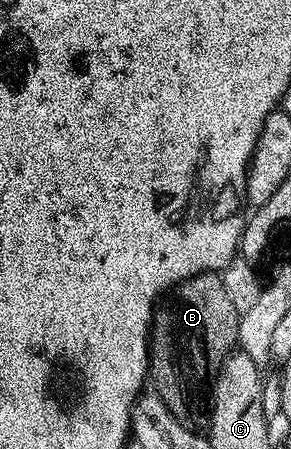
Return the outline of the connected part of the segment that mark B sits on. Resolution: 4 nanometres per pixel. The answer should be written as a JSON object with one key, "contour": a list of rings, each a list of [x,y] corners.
{"contour":[[[216,272],[173,286],[153,313],[150,382],[166,408],[190,430],[204,432],[212,424],[212,392],[224,361],[237,349],[240,316]]]}

